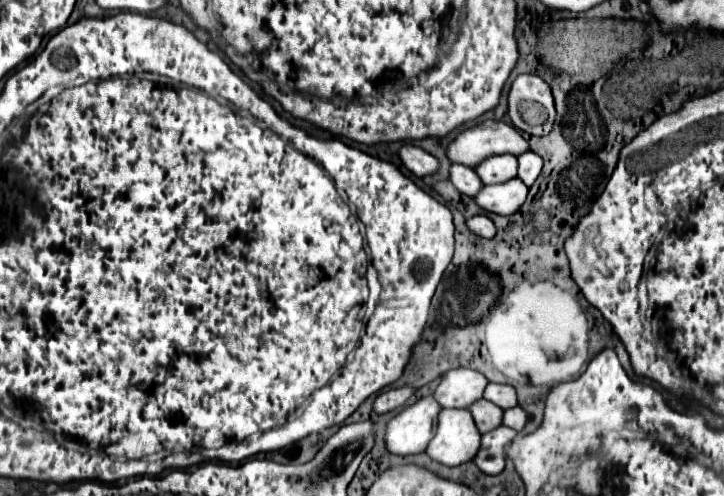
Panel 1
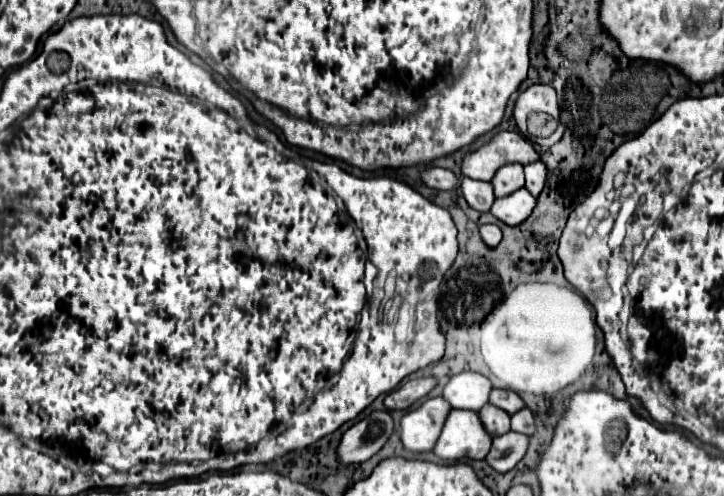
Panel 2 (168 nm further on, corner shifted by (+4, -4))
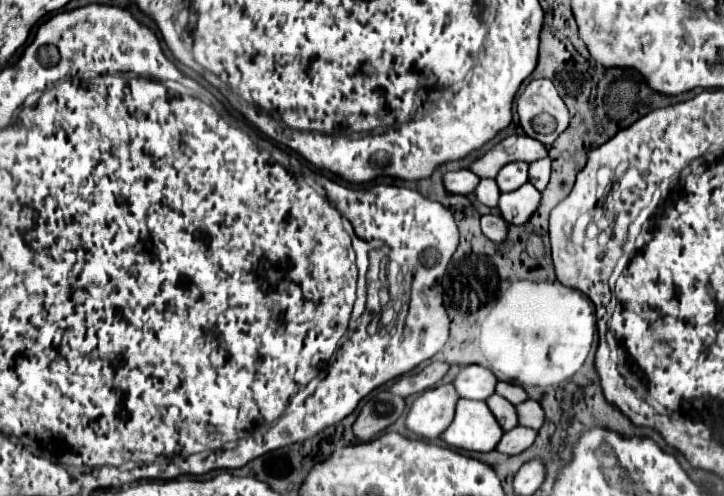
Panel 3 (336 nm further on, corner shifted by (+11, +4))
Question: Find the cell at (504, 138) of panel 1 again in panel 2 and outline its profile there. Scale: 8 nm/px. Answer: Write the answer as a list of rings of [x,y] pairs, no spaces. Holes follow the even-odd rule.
[[[500,131],[496,133],[488,143],[478,147],[476,151],[470,151],[462,159],[462,175],[470,179],[490,181],[498,167],[504,163],[532,163],[538,161],[540,155],[532,147],[530,141],[526,141],[516,131]]]

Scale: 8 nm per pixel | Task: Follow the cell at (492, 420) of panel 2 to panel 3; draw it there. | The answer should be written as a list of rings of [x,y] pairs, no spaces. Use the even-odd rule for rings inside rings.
[[[491,395],[489,399],[487,399],[487,405],[489,405],[489,409],[493,411],[493,415],[497,417],[497,421],[501,423],[501,427],[505,429],[505,431],[509,431],[509,429],[513,429],[513,427],[517,427],[517,409],[515,409],[515,405],[513,403],[509,403],[507,399],[503,399],[501,395]]]

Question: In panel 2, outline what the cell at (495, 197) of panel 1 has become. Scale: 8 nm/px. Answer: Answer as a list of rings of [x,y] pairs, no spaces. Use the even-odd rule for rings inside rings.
[[[518,189],[506,197],[500,197],[500,199],[494,199],[494,205],[490,209],[490,213],[504,221],[506,225],[520,225],[530,213],[532,213],[532,207],[536,205],[536,197],[532,197],[526,189]]]

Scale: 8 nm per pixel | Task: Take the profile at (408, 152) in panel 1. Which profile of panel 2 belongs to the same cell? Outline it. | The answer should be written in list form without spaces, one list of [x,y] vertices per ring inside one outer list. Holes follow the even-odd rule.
[[[426,167],[424,171],[420,171],[420,177],[422,181],[432,187],[432,189],[454,189],[458,185],[458,179],[452,171],[448,169],[442,169],[442,167]]]

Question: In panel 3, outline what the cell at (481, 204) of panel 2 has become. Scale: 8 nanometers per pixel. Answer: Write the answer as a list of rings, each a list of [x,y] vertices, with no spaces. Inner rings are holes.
[[[481,179],[481,183],[477,185],[477,193],[475,197],[487,205],[487,207],[497,207],[499,203],[499,197],[501,197],[501,191],[497,187],[497,181],[495,179]]]

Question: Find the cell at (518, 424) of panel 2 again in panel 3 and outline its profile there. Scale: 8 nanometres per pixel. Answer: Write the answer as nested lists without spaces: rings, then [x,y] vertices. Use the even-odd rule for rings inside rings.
[[[527,399],[525,403],[517,405],[517,413],[519,413],[519,425],[525,425],[531,429],[539,429],[545,421],[543,407],[533,399]]]

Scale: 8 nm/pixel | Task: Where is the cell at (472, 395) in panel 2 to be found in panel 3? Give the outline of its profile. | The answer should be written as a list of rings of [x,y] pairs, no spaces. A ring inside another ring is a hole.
[[[481,365],[463,367],[461,373],[457,375],[457,379],[453,381],[459,397],[477,399],[477,401],[485,401],[487,397],[491,397],[495,393],[497,383],[499,383],[499,379]]]

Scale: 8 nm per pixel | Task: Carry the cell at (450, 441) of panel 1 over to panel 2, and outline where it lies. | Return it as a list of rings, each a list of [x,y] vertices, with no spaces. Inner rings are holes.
[[[452,409],[446,417],[442,435],[434,445],[434,453],[444,461],[458,461],[462,457],[484,459],[492,445],[492,437],[480,427],[476,411]]]

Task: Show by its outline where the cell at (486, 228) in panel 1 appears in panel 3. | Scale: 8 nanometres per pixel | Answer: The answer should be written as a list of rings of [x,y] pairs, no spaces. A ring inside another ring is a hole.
[[[483,215],[481,229],[483,235],[493,243],[503,243],[507,239],[507,221],[501,215]]]

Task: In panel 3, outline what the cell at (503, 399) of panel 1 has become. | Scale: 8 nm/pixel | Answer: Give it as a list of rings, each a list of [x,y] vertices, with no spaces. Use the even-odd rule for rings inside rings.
[[[497,383],[497,393],[501,397],[505,397],[507,401],[515,403],[515,405],[519,405],[519,403],[523,403],[523,401],[529,399],[527,393],[525,393],[525,389],[519,387],[519,385],[513,385],[513,383]]]

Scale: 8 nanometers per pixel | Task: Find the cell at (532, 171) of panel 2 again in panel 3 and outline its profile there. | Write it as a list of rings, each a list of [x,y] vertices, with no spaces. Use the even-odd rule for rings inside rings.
[[[545,157],[545,159],[539,159],[537,163],[529,165],[529,181],[539,189],[539,191],[545,191],[547,183],[549,183],[549,175],[551,175],[551,161]]]

